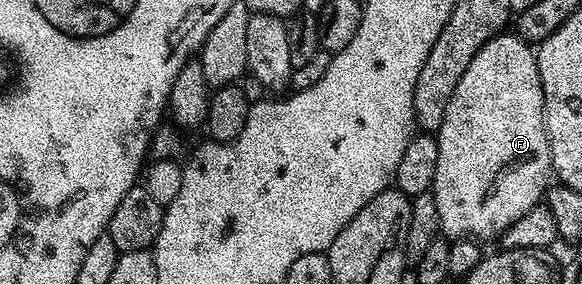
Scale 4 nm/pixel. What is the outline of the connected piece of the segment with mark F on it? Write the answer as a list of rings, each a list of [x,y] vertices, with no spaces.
[[[511,31],[489,39],[489,43],[473,55],[469,71],[461,75],[449,99],[449,107],[445,109],[445,119],[437,131],[437,140],[439,154],[433,196],[437,203],[440,230],[448,238],[498,238],[507,232],[510,225],[517,223],[521,215],[540,204],[548,192],[547,180],[552,180],[553,170],[547,124],[543,122],[543,88],[536,50]]]

